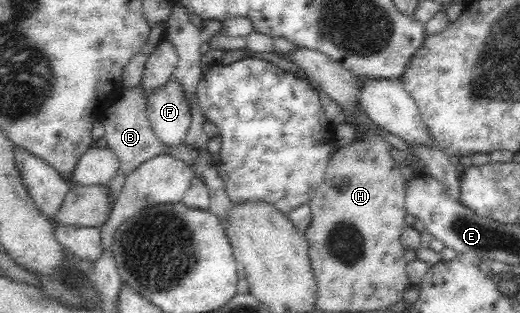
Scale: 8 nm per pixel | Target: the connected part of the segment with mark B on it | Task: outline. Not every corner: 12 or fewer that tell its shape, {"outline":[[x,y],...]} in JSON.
{"outline":[[143,85],[121,89],[101,121],[119,170],[108,184],[113,204],[125,177],[168,154],[192,167],[199,148],[159,141]]}

